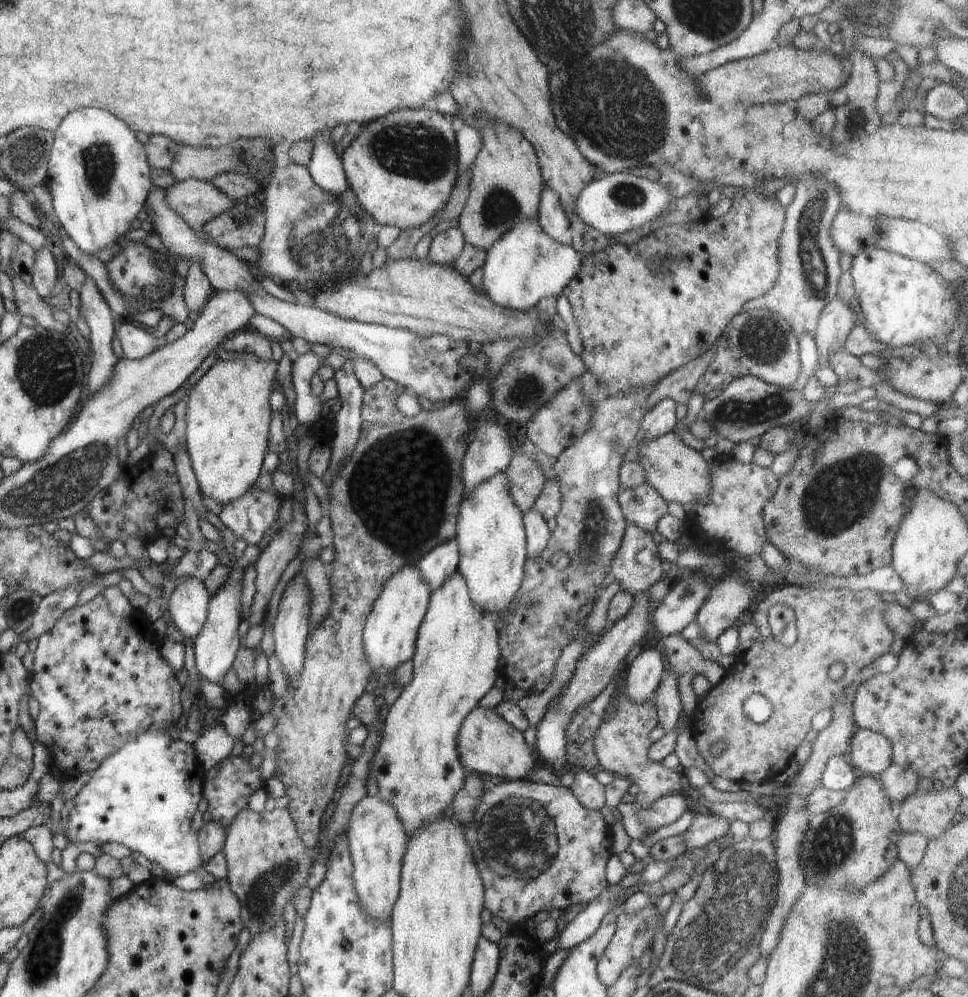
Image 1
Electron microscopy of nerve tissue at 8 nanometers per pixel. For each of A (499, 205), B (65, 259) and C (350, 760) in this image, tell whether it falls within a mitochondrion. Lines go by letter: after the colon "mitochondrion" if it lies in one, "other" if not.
A: mitochondrion
B: other
C: other

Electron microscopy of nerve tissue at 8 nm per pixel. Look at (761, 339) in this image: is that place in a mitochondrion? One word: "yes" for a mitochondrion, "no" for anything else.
yes

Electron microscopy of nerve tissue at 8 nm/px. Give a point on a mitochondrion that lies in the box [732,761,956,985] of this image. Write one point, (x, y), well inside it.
(833, 844)

